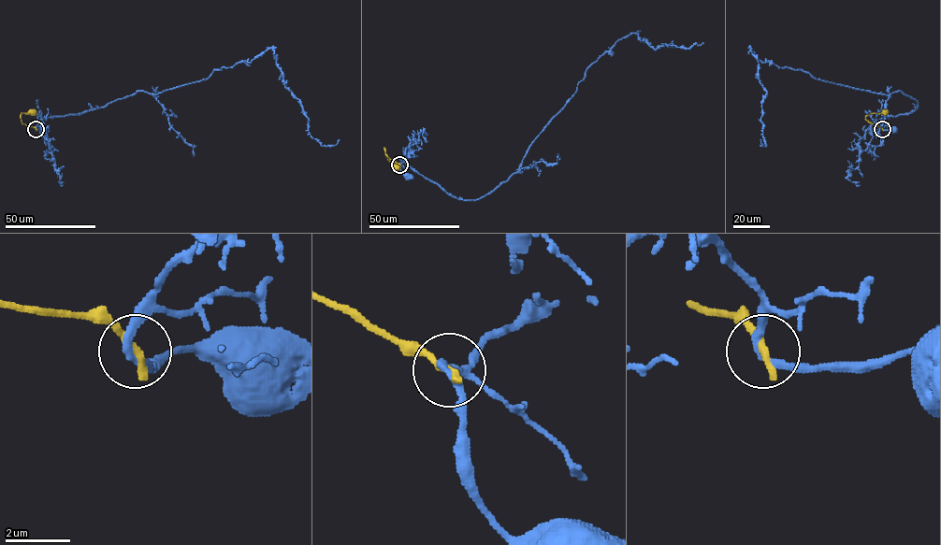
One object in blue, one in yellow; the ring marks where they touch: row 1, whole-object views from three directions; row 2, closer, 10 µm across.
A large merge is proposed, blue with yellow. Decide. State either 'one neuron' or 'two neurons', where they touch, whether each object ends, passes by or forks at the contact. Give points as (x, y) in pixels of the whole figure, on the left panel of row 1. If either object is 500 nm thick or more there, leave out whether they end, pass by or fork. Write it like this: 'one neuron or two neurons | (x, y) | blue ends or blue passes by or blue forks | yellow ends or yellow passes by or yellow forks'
two neurons | (36, 129) | blue passes by | yellow ends

